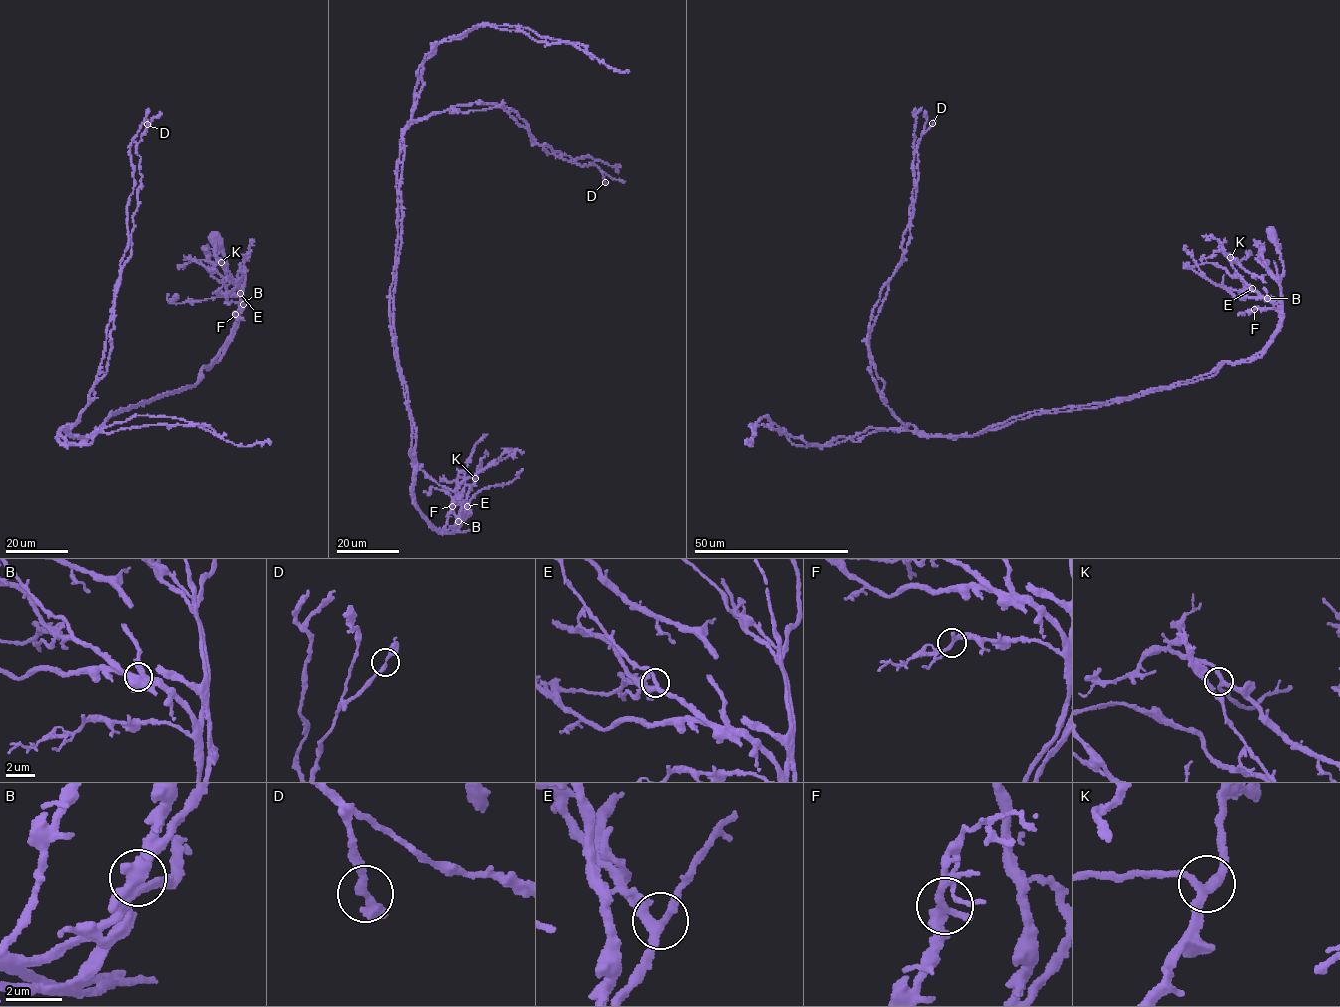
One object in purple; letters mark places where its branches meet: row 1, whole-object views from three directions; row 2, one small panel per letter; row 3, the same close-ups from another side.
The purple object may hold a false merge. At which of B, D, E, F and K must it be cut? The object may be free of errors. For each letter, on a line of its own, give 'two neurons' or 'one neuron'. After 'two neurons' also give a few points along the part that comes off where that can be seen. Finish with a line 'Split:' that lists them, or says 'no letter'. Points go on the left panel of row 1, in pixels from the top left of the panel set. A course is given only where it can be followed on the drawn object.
B: two neurons; course (243, 304), (223, 355), (194, 386), (108, 416), (88, 437), (68, 434), (106, 372), (129, 144), (148, 109)
D: one neuron
E: one neuron
F: one neuron
K: one neuron
Split: B

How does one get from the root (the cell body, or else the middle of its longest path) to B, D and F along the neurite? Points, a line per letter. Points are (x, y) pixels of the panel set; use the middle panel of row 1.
B: (466, 513), (467, 516), (454, 529), (459, 532), (451, 533), (458, 521)
D: (466, 513), (459, 532), (436, 528), (413, 491), (389, 311), (402, 132), (501, 105), (605, 181)
F: (466, 513), (467, 516), (454, 529), (459, 532), (446, 532), (444, 526), (452, 506)

